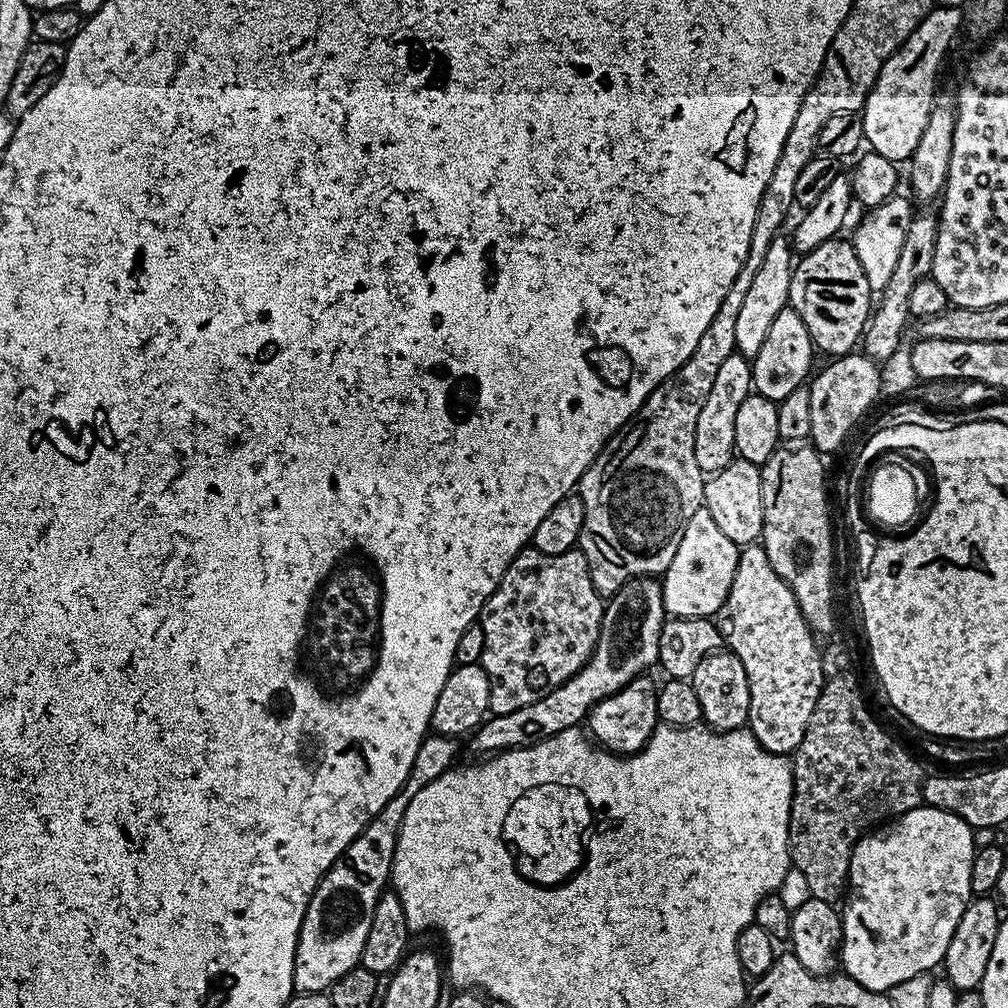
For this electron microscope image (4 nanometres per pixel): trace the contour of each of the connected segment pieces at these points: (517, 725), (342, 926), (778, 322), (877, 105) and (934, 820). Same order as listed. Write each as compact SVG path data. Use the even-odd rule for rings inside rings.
M634 576L630 582L623 584L612 596L607 597L604 605L604 617L601 619L601 630L598 634L596 648L592 656L581 668L569 677L559 688L546 694L536 702L513 710L506 714L489 715L480 727L471 733L470 741L480 754L495 754L509 752L511 748L534 746L554 734L567 728L575 728L587 717L588 713L598 702L610 698L618 690L622 690L633 680L643 677L651 664L658 661L658 638L664 625L666 613L664 610L664 589L659 579L651 576Z
M439 734L425 736L424 741L418 746L418 754L414 754L414 766L410 766L410 774L404 785L397 790L394 798L390 798L390 802L386 802L386 806L382 806L382 810L378 810L378 814L364 827L360 835L354 838L354 842L350 842L346 851L328 867L328 871L320 879L319 886L312 891L312 897L300 927L300 937L296 943L292 975L292 986L296 992L324 992L331 988L335 980L342 978L342 974L359 965L362 946L366 946L366 934L370 934L370 918L374 914L378 898L390 884L396 839L398 830L402 826L402 818L406 814L406 806L410 806L410 798L414 798L414 794L422 790L422 786L430 786L434 778L438 778L457 763L456 744L458 740L454 736Z
M791 306L784 308L782 314L774 318L770 330L766 330L766 342L762 342L762 350L758 350L758 354L751 357L752 386L755 395L779 402L786 398L786 394L805 387L813 371L812 352L814 353L814 345L806 330L806 322L798 318Z
M933 7L912 31L910 38L882 66L870 94L862 109L864 117L864 139L873 152L882 154L882 158L893 162L911 161L918 142L922 139L922 130L932 113L932 105L938 99L936 79L940 76L940 67L960 32L962 12L956 8Z
M921 806L895 817L883 826L877 827L856 843L848 867L848 888L850 891L847 893L846 903L842 908L844 938L838 953L838 960L843 971L850 978L854 978L854 982L866 986L866 990L887 994L894 986L898 986L898 982L906 982L906 978L931 973L933 971L931 968L939 969L943 965L946 946L950 946L950 938L954 938L954 930L958 930L958 922L962 918L962 914L968 909L968 901L973 899L974 896L972 883L970 882L970 866L978 851L978 844L972 841L972 836L974 836L973 828L962 818L958 818L941 808Z

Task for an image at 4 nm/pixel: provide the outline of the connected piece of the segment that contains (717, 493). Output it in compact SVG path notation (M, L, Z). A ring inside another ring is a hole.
M733 458L722 470L711 473L704 482L703 507L710 510L718 530L738 546L752 546L764 535L761 465Z

